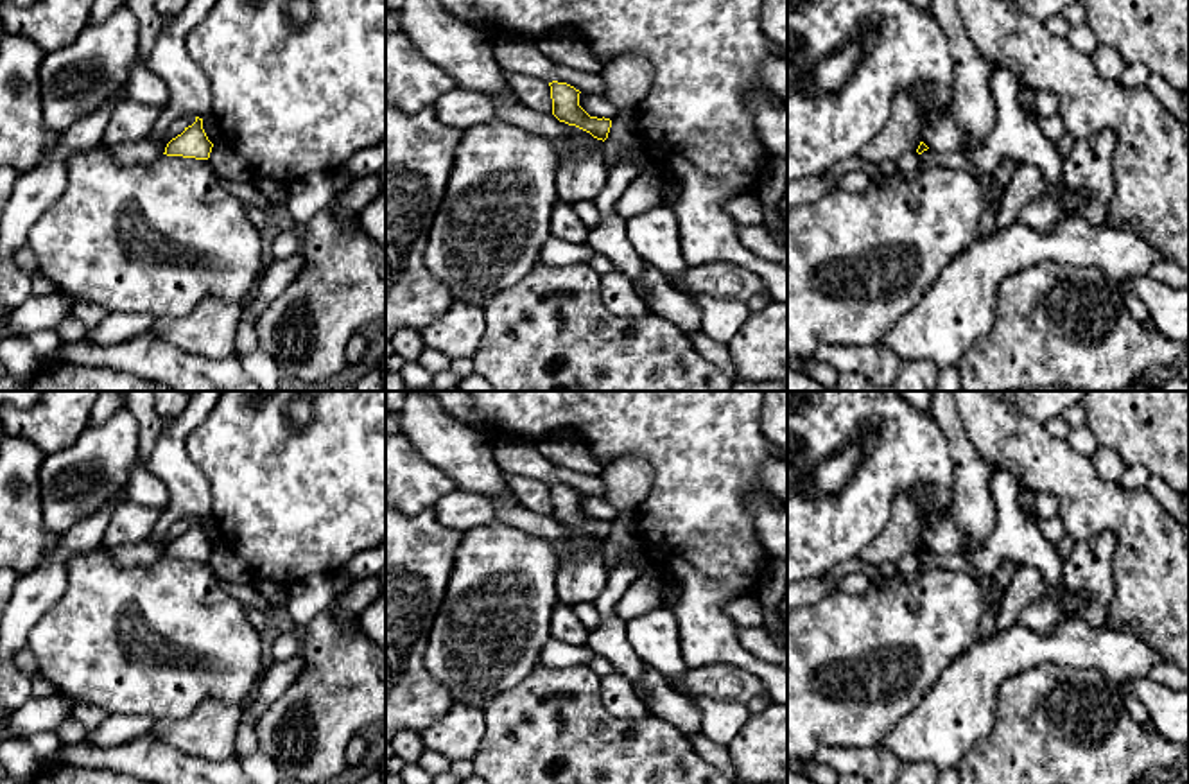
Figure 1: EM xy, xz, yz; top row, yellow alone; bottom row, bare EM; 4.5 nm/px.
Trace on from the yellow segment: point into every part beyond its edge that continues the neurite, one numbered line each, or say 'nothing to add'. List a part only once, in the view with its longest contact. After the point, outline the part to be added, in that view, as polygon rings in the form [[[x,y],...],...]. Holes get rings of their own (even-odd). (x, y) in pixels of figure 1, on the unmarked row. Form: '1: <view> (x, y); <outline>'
nothing to add

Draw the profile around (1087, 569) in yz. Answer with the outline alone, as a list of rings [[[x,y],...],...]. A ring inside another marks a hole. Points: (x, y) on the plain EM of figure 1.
[[[1098,533],[1090,540],[1076,542],[1072,553],[1063,562],[1062,581],[1069,590],[1085,596],[1076,617],[1090,628],[1110,628],[1108,608],[1114,594],[1112,551],[1114,535]]]

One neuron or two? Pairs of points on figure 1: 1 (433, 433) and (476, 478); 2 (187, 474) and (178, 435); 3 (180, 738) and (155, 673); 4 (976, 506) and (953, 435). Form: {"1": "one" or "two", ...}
{"1": "one", "2": "one", "3": "two", "4": "one"}

